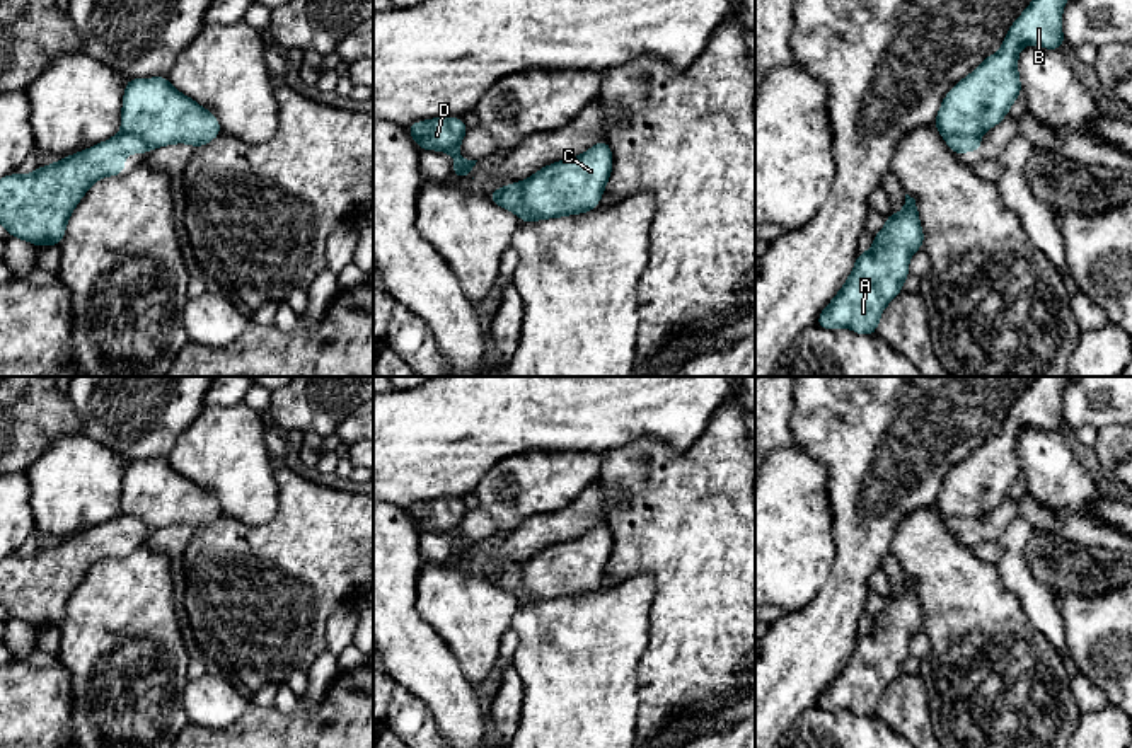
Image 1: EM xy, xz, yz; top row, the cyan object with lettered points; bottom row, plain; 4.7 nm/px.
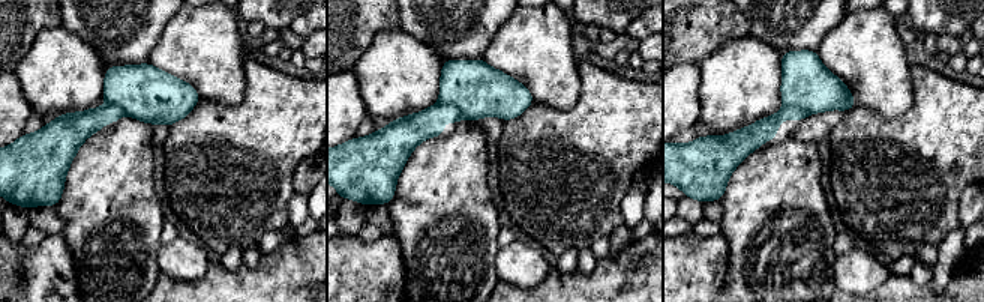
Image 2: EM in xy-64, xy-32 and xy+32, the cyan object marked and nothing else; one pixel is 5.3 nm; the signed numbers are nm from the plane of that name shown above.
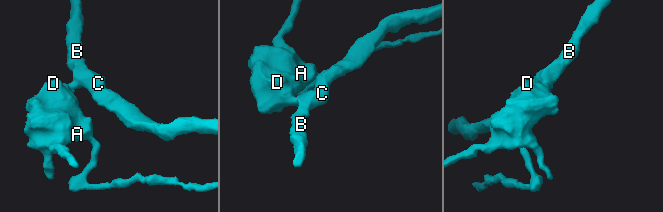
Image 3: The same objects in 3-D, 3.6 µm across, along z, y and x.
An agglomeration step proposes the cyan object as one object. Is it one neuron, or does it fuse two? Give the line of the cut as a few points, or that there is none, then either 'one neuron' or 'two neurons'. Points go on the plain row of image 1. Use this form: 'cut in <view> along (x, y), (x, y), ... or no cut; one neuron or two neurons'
cut in xz along (517, 564), (520, 597); two neurons

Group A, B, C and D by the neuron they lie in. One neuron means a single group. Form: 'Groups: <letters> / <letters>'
Groups: A D / B C

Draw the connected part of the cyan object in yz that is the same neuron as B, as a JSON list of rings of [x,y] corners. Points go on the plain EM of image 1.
[[[1037,377],[1033,383],[1009,409],[1001,433],[989,436],[968,458],[962,460],[943,480],[941,491],[936,498],[934,509],[946,518],[982,518],[985,511],[999,506],[1009,489],[1021,475],[1021,463],[1018,457],[1018,436],[1025,426],[1035,426],[1047,431],[1060,431],[1062,417],[1062,390],[1071,377]]]

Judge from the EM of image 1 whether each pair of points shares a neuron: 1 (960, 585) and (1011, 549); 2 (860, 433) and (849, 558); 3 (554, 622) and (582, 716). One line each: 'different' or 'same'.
1: different
2: same
3: same

